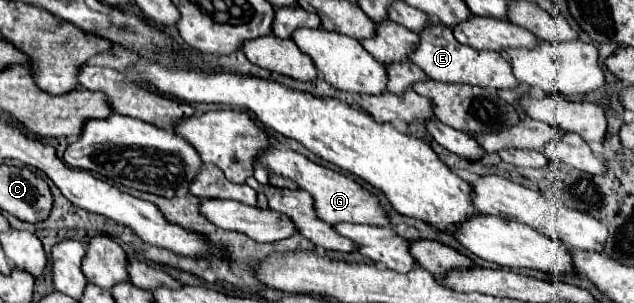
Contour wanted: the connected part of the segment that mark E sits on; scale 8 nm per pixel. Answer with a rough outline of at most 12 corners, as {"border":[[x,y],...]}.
{"border":[[444,24],[420,32],[410,60],[428,78],[518,88],[510,62],[454,40]]}

